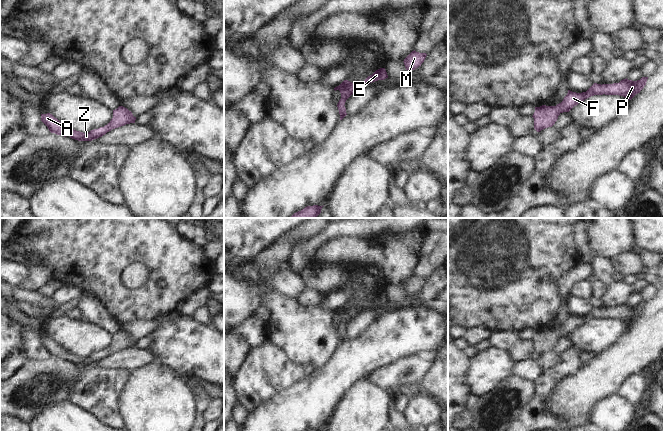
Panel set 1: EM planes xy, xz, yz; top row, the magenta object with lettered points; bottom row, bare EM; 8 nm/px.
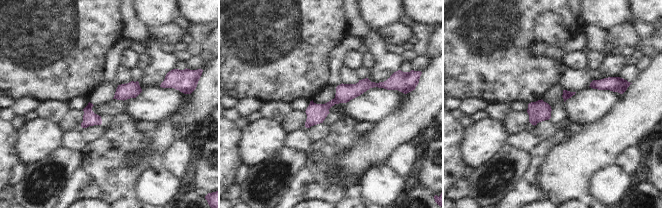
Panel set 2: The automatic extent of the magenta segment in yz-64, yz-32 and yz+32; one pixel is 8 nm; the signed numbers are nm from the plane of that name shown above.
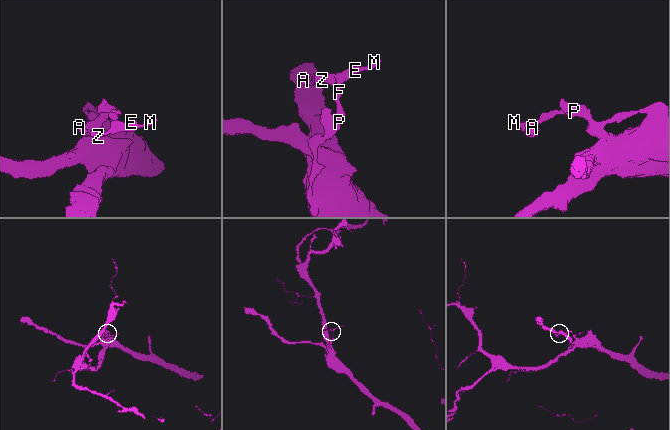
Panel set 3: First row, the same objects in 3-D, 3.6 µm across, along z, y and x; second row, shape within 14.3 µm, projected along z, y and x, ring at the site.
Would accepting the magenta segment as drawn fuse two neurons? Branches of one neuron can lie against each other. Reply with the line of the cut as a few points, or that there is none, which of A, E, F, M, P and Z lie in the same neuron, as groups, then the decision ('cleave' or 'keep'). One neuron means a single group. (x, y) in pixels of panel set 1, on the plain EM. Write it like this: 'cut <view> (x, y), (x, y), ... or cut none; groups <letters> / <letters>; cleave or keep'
cut none; groups A E F M P Z; keep

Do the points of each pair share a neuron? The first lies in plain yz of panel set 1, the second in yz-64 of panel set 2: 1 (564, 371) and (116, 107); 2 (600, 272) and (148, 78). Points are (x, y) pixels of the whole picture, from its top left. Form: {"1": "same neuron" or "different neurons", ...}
{"1": "different neurons", "2": "same neuron"}

